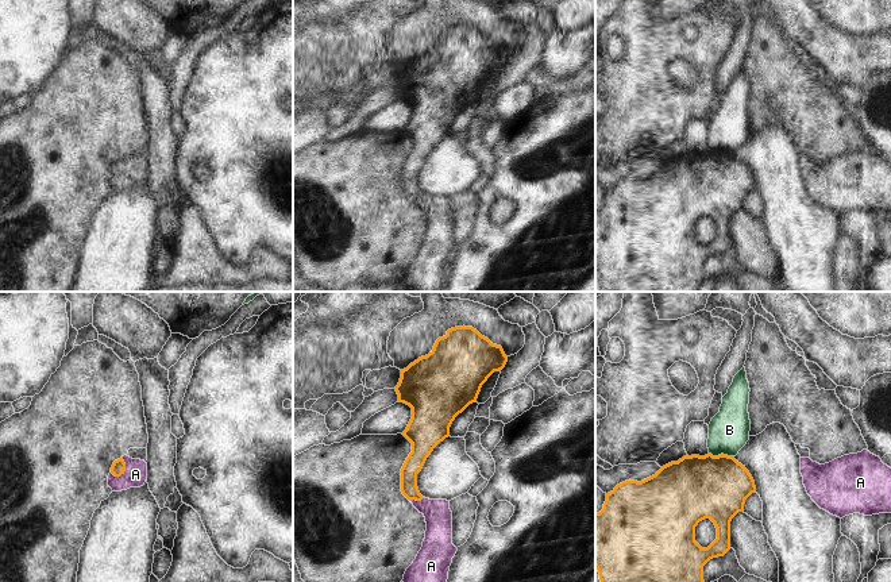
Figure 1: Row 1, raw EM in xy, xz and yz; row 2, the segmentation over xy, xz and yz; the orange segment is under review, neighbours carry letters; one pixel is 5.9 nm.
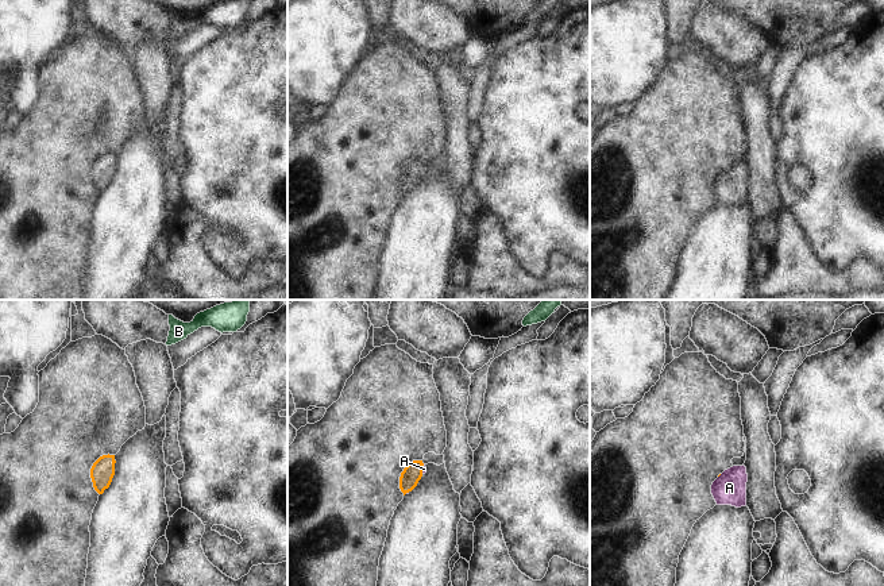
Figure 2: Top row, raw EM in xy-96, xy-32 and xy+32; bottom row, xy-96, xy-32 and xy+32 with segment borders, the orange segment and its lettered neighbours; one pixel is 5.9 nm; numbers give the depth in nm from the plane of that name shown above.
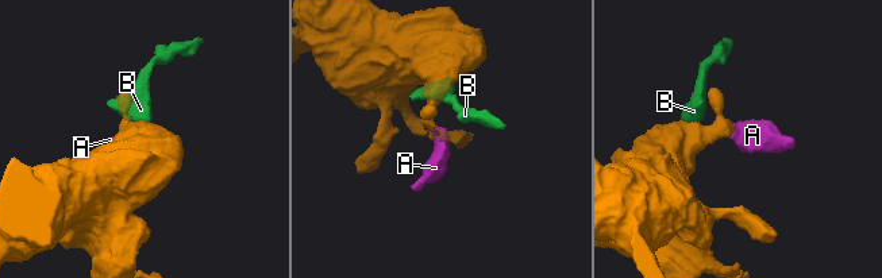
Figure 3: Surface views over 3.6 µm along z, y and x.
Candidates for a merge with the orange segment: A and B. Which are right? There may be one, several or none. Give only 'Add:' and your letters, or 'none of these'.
Add: A

